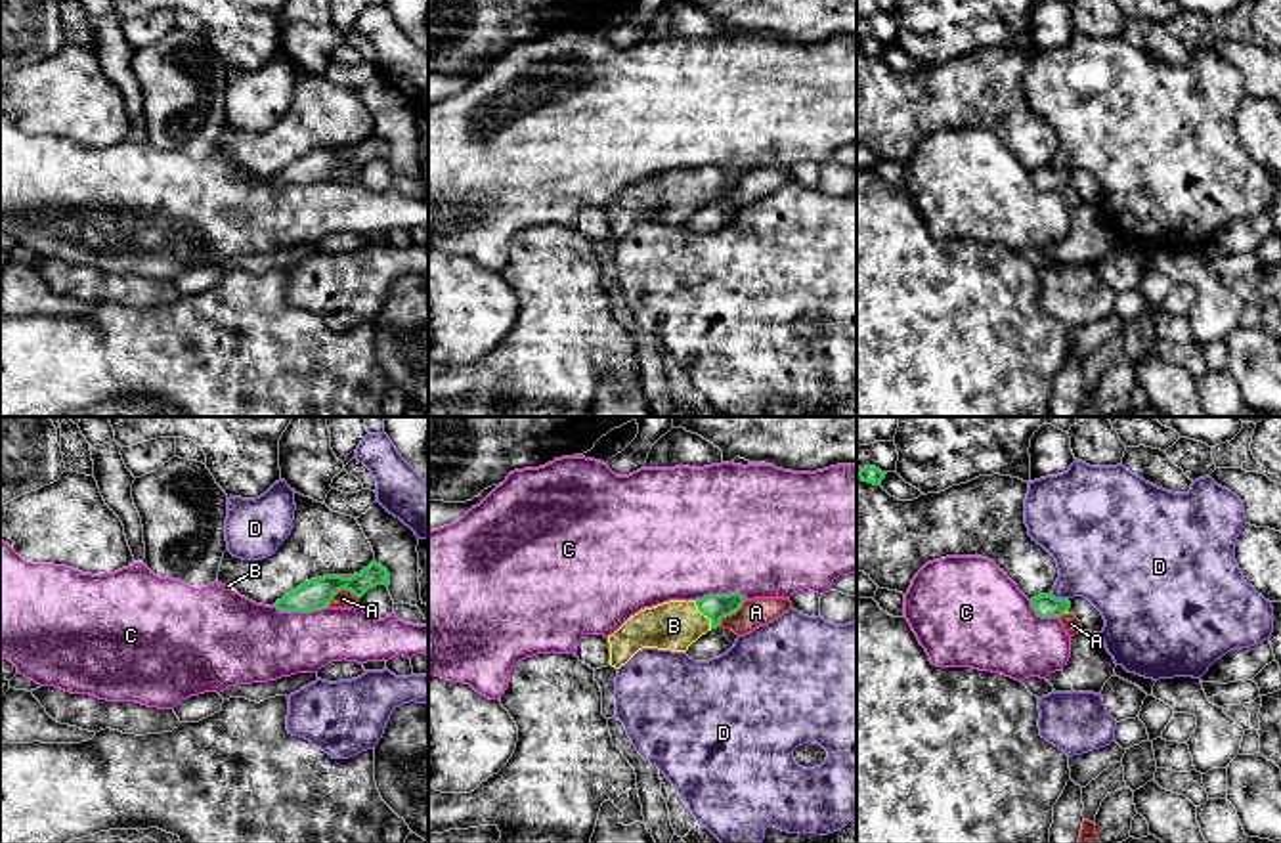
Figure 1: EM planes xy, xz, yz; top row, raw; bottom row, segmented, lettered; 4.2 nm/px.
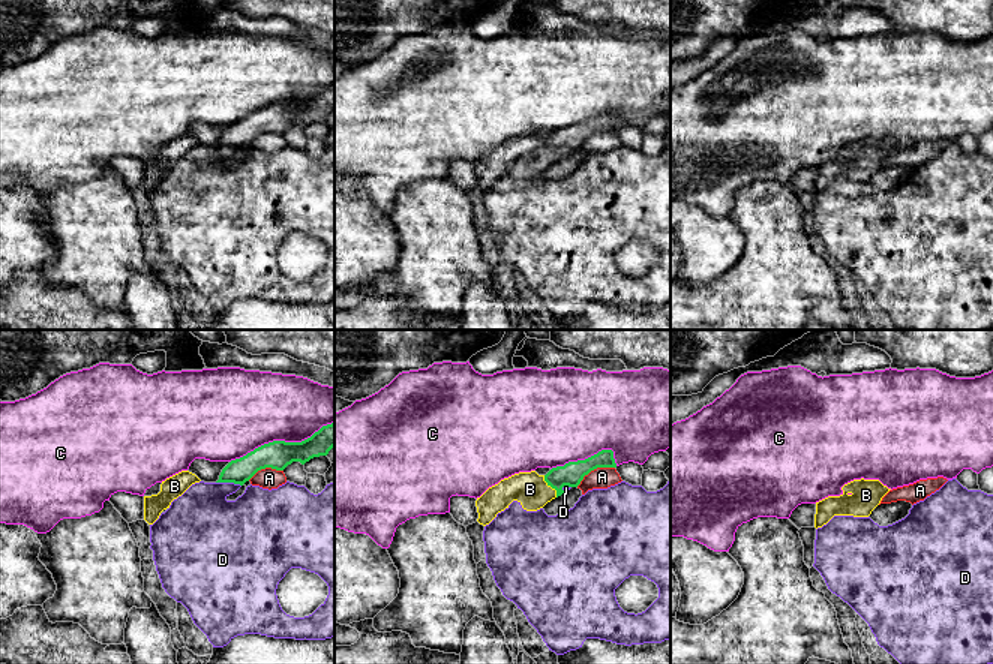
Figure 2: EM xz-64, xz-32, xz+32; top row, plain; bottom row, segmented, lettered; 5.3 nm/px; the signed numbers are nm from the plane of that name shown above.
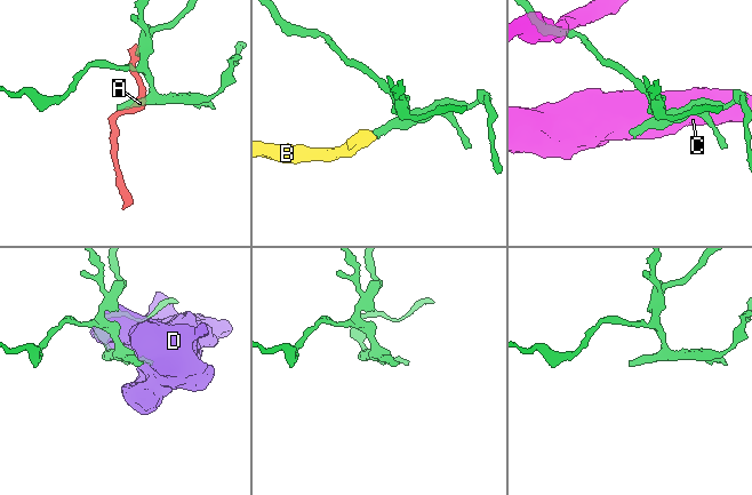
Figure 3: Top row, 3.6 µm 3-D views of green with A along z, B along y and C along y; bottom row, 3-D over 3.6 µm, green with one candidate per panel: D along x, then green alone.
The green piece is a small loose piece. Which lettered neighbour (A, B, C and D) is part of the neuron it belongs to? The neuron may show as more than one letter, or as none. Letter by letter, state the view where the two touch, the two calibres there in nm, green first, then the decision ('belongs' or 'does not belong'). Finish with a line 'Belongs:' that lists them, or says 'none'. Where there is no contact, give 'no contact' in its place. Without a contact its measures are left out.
A: xy | 130/80 nm | does not belong
B: xz | 110/220 nm | belongs
C: xy | 130/340 nm | does not belong
D: yz | 100/380 nm | does not belong
Belongs: B

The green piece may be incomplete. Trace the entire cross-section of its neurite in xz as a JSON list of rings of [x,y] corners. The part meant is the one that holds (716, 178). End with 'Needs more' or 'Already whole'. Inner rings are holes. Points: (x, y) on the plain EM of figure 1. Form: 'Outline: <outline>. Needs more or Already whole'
Outline: [[[728,164],[644,180],[608,208],[610,237],[619,241],[642,220],[686,224],[702,206],[717,201],[723,189],[736,185],[746,172],[740,164]]]. Needs more

